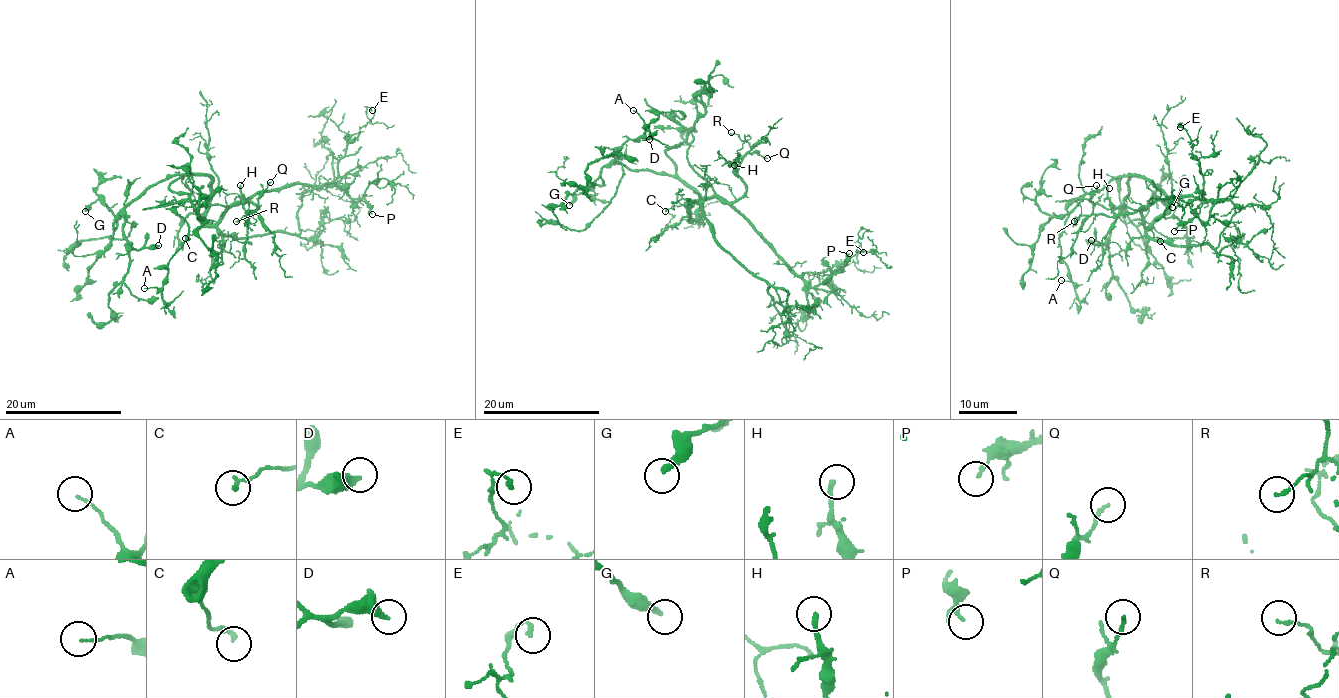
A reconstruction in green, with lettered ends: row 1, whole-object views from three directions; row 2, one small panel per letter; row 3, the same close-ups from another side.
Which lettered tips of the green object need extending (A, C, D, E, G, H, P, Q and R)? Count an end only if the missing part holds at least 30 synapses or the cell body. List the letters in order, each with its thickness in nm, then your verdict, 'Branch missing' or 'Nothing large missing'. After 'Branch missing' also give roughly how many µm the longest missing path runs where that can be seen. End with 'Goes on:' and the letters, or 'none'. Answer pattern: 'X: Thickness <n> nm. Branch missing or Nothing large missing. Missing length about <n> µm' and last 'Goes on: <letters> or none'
A: Thickness 90 nm. Nothing large missing
C: Thickness 190 nm. Nothing large missing
D: Thickness 420 nm. Nothing large missing
E: Thickness 150 nm. Nothing large missing
G: Thickness 260 nm. Nothing large missing
H: Thickness 180 nm. Nothing large missing
P: Thickness 140 nm. Nothing large missing
Q: Thickness 130 nm. Nothing large missing
R: Thickness 140 nm. Nothing large missing
Goes on: none

